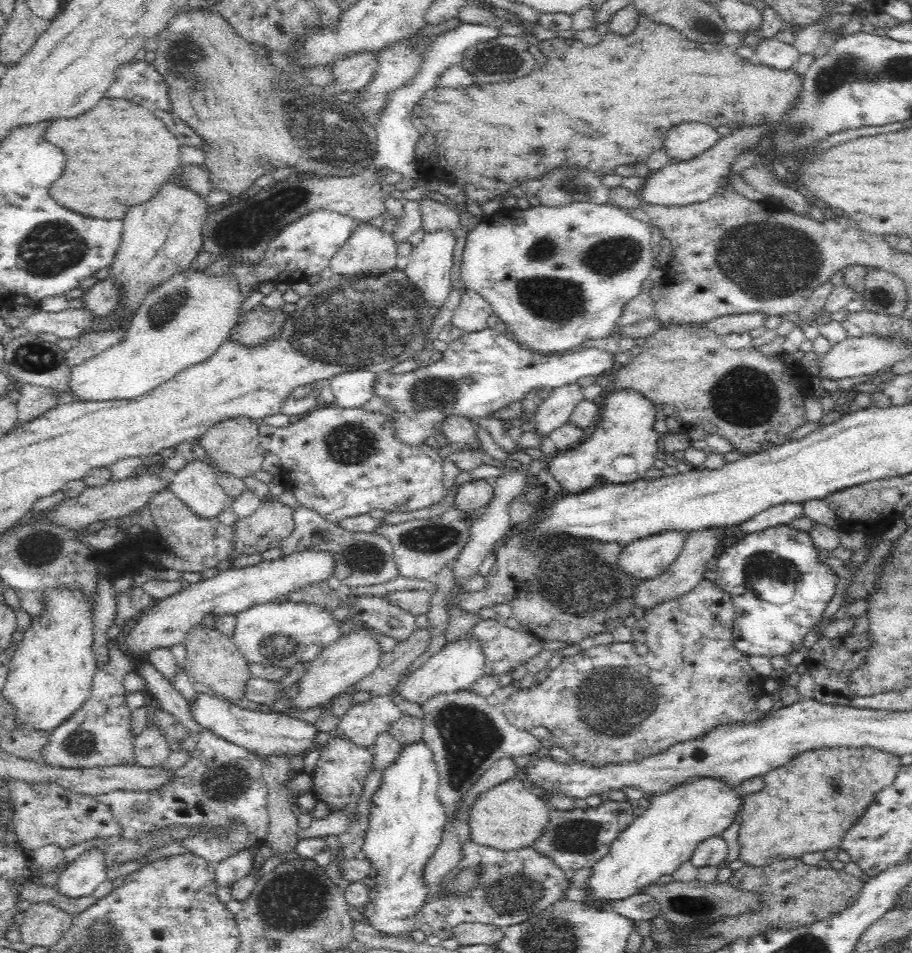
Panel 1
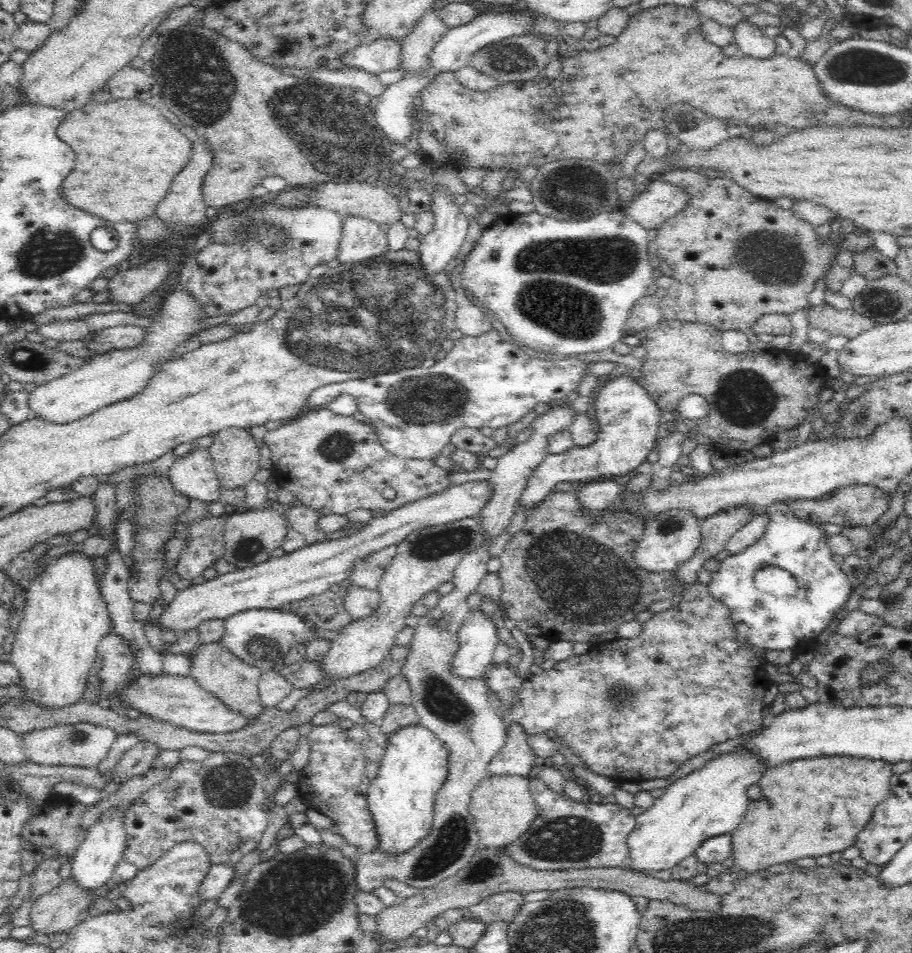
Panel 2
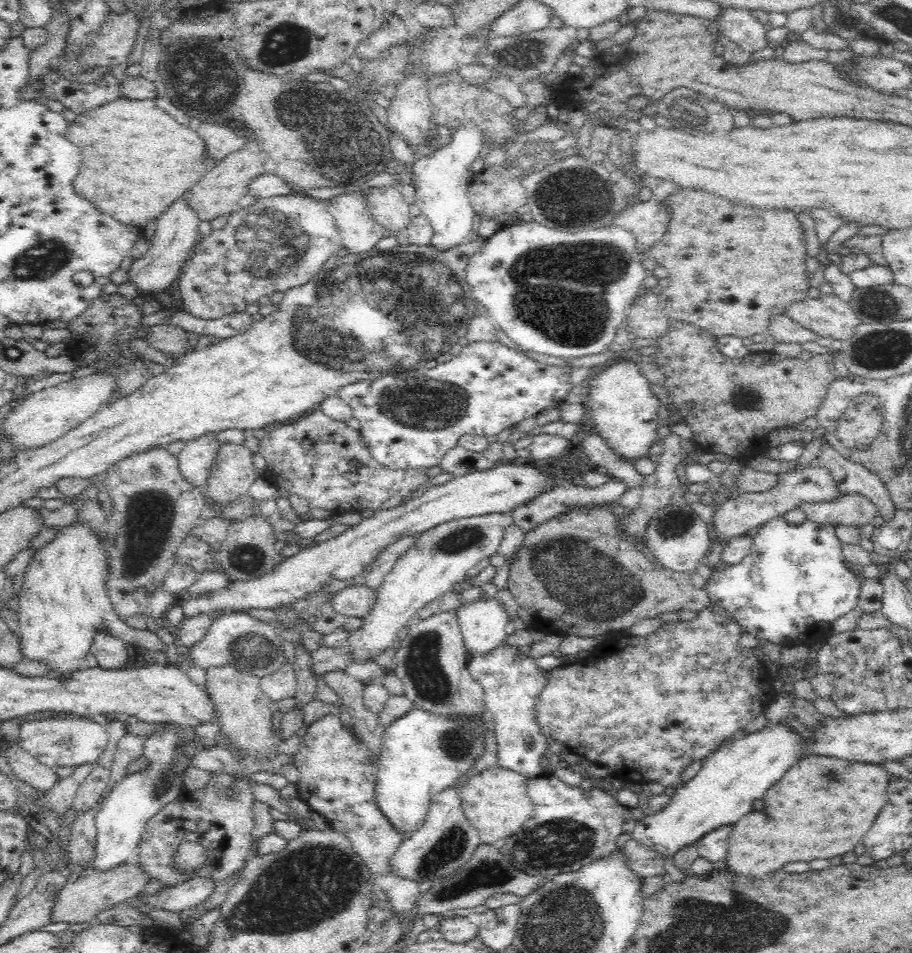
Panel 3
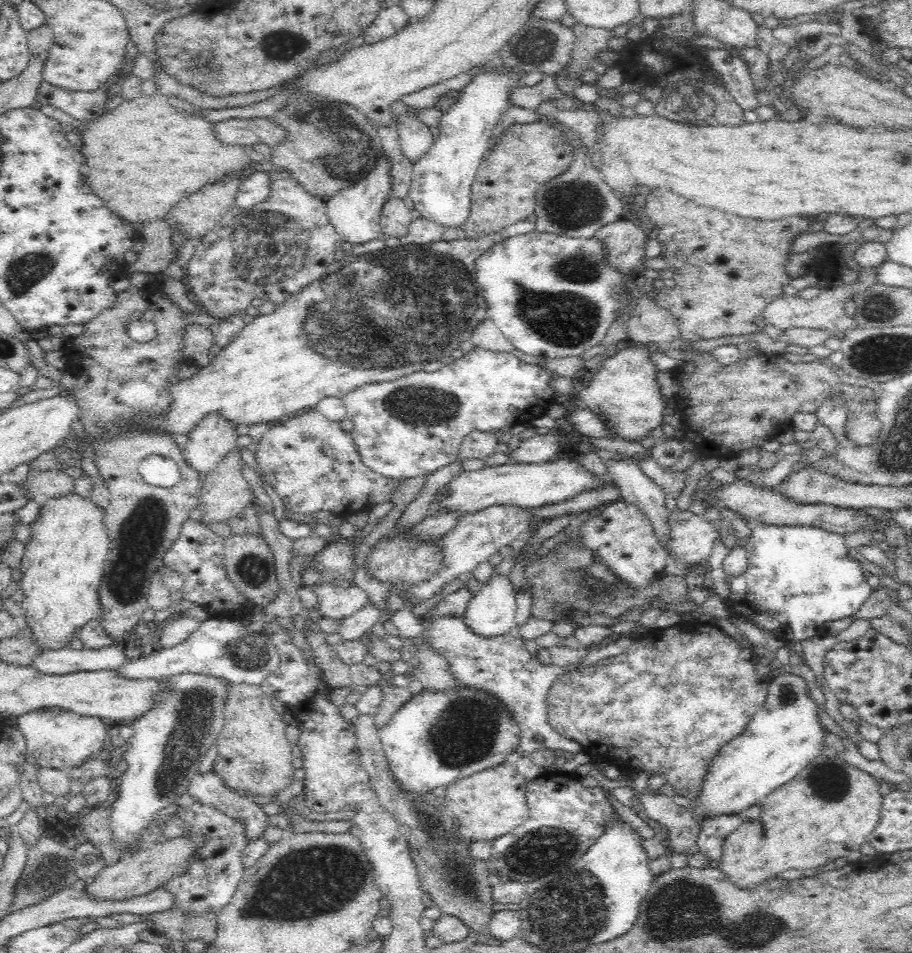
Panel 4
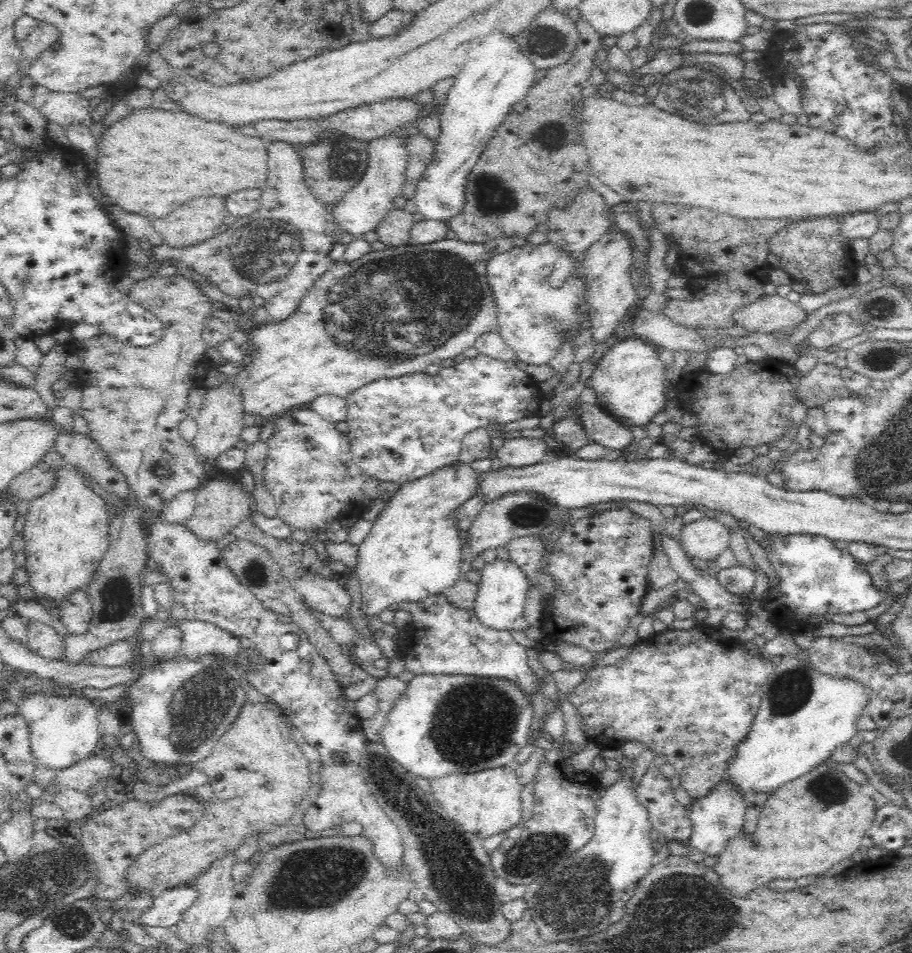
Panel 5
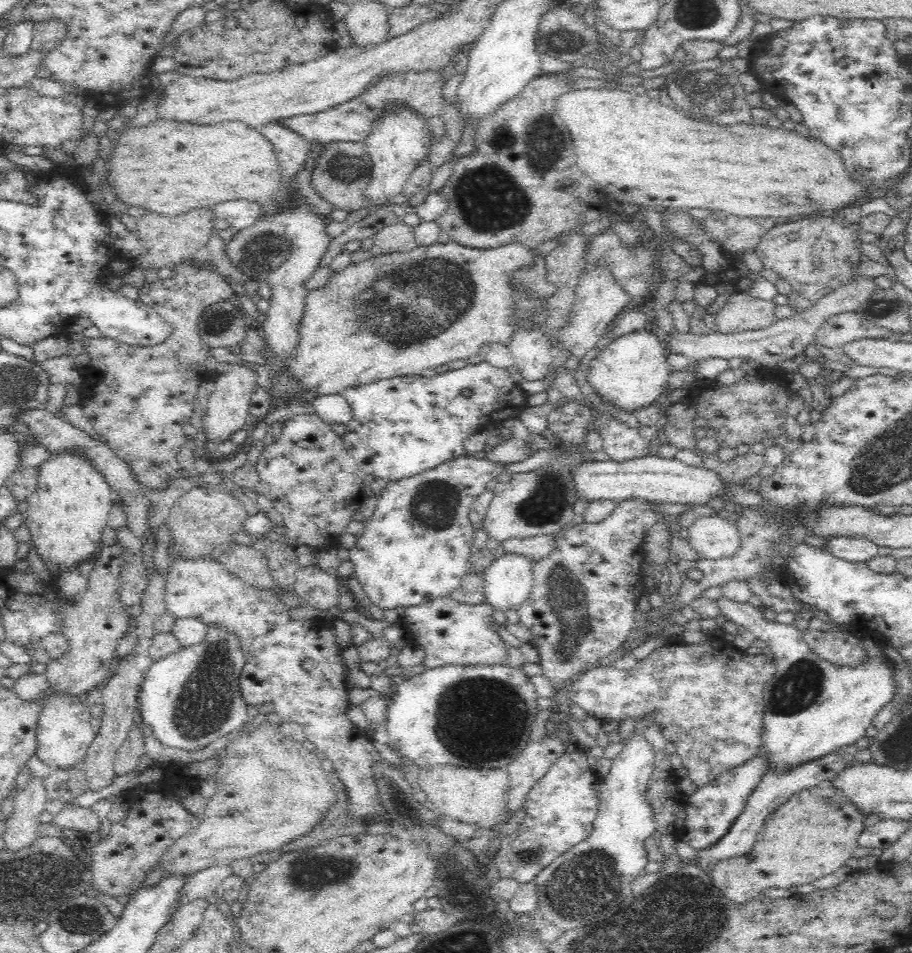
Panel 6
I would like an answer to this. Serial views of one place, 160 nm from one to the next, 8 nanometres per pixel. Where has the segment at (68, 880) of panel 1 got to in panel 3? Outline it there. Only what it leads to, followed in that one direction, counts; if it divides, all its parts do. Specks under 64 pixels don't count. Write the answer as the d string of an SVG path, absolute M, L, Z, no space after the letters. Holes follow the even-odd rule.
M158 722L154 725L154 732L142 737L142 757L146 758L148 766L140 772L127 774L120 782L116 782L96 813L98 842L93 868L110 870L118 864L133 861L148 821L160 812L163 806L185 793L181 774L193 766L191 758L203 748L200 742L195 742L196 726L181 726L167 722Z

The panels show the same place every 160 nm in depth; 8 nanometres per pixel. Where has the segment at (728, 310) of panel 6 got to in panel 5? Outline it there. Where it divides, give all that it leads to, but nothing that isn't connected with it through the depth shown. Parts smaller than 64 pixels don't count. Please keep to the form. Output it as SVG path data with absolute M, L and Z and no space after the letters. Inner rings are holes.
M763 295L752 304L732 312L734 326L750 333L768 334L786 326L797 326L808 315L800 305L778 295Z

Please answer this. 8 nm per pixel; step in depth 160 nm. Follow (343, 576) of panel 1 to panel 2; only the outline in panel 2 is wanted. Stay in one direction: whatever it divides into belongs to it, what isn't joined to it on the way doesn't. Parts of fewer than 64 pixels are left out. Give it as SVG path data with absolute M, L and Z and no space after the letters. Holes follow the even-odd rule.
M274 498L270 501L269 506L276 507L284 517L286 536L284 536L281 548L285 554L295 552L307 545L327 541L332 536L316 527L316 522L321 516L306 505L286 507ZM390 545L356 564L349 578L352 586L377 591L381 577L396 557L397 552L398 546Z

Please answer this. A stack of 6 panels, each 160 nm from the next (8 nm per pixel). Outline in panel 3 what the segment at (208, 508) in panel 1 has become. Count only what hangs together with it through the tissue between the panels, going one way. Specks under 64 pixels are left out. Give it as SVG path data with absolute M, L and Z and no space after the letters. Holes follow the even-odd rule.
M214 432L185 441L184 447L176 456L182 476L190 484L203 489L221 446L222 443L218 441Z

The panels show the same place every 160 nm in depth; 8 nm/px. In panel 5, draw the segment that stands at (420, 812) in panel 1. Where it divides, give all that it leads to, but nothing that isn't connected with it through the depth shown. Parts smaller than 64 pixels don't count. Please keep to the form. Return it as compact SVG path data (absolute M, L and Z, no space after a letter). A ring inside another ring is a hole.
M415 675L388 713L379 738L392 761L412 775L431 781L452 772L472 774L513 765L520 750L528 744L533 715L530 697L518 687L518 683L472 675Z

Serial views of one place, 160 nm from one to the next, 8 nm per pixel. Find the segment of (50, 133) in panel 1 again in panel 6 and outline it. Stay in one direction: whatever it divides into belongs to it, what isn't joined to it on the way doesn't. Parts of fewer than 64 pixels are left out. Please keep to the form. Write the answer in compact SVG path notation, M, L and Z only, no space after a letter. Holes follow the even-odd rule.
M156 120L144 128L136 128L136 130L126 130L124 136L116 142L116 148L114 148L114 156L109 160L110 174L108 174L109 183L112 184L112 188L116 190L116 194L120 196L120 200L124 204L130 204L130 206L144 206L152 212L158 212L164 217L178 217L183 215L190 208L210 208L214 204L220 204L220 202L226 202L226 200L246 200L248 202L256 202L258 205L268 205L274 198L274 193L279 191L283 184L281 183L281 166L279 165L278 158L274 154L274 145L270 143L258 130L252 129L250 126L243 124L242 122L222 122L222 124L216 124L216 126L186 126L182 122L168 122L168 120Z

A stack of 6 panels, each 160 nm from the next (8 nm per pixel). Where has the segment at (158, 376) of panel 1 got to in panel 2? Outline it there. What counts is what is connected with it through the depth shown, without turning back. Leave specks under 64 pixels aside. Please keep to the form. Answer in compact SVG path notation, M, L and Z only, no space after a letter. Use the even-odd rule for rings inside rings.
M177 288L172 294L168 294L161 306L160 312L153 316L153 323L148 326L149 333L145 336L142 346L97 354L94 358L87 359L79 369L74 369L74 372L50 382L37 384L35 390L28 396L30 416L44 419L50 424L70 424L94 414L101 408L138 394L146 386L146 382L155 375L150 373L154 362L158 364L160 360L170 361L171 356L168 355L176 351L182 340L204 330L198 320L202 320L206 315L200 311L190 293Z

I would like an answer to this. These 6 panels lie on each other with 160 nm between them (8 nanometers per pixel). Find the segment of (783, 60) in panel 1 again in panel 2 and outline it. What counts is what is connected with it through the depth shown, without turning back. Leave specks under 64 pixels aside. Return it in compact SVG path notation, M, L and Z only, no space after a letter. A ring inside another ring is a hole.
M744 18L736 26L732 26L733 42L738 46L734 58L752 57L766 59L775 55L775 41L771 40L764 29Z

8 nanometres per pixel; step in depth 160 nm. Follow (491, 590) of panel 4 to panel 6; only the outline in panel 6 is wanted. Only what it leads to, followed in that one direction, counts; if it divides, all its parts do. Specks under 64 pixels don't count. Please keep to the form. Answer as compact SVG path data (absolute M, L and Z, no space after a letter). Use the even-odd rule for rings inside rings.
M512 553L495 559L480 575L485 604L504 612L517 610L520 602L524 602L532 591L534 565L536 561Z

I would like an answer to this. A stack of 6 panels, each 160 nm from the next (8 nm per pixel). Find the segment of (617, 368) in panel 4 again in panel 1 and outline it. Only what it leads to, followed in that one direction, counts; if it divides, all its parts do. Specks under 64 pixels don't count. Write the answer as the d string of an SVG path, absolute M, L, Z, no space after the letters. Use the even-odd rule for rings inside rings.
M615 390L605 392L604 408L594 428L580 444L562 451L548 462L548 471L560 482L563 494L583 493L606 483L628 483L642 479L656 458L660 434L654 431L655 406L643 394L634 390ZM629 456L635 459L636 471L621 474L612 467L617 457Z

